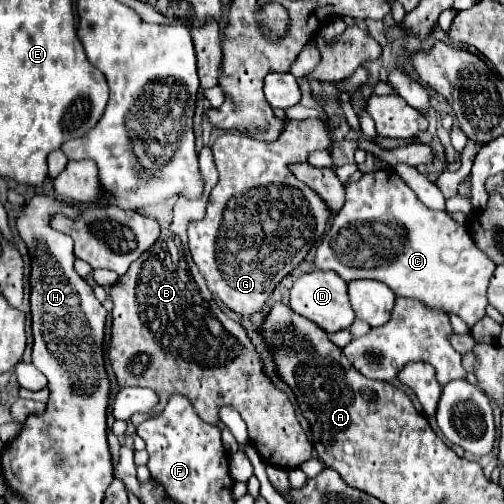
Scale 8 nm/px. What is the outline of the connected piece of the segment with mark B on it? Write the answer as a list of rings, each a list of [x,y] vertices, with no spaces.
[[[209,147],[201,149],[199,165],[205,177],[203,197],[191,201],[179,197],[173,207],[173,223],[169,225],[169,229],[161,231],[161,237],[157,239],[155,247],[151,247],[147,255],[143,253],[135,263],[131,263],[129,271],[123,277],[119,277],[119,281],[109,291],[113,299],[113,327],[109,343],[111,367],[115,371],[119,387],[149,387],[157,391],[159,405],[155,407],[155,411],[151,411],[151,415],[161,413],[173,393],[185,395],[191,401],[195,413],[211,425],[217,425],[215,409],[219,405],[233,405],[245,419],[249,439],[257,447],[261,459],[281,469],[295,469],[303,461],[311,459],[313,445],[309,443],[303,427],[299,425],[297,415],[291,413],[293,405],[287,399],[287,395],[277,385],[273,385],[267,373],[263,371],[263,363],[257,355],[255,345],[247,337],[247,331],[219,309],[187,249],[187,223],[195,221],[195,217],[205,217],[207,197],[219,179],[217,167],[213,163],[213,153]]]

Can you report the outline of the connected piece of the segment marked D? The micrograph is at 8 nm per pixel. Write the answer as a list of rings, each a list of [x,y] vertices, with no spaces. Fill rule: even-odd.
[[[315,269],[307,275],[301,275],[295,281],[295,285],[291,287],[289,307],[295,313],[299,313],[305,319],[319,325],[327,333],[337,333],[341,329],[347,329],[355,319],[355,313],[351,311],[351,305],[349,305],[349,299],[347,299],[347,283],[339,275],[335,275],[335,271]]]

